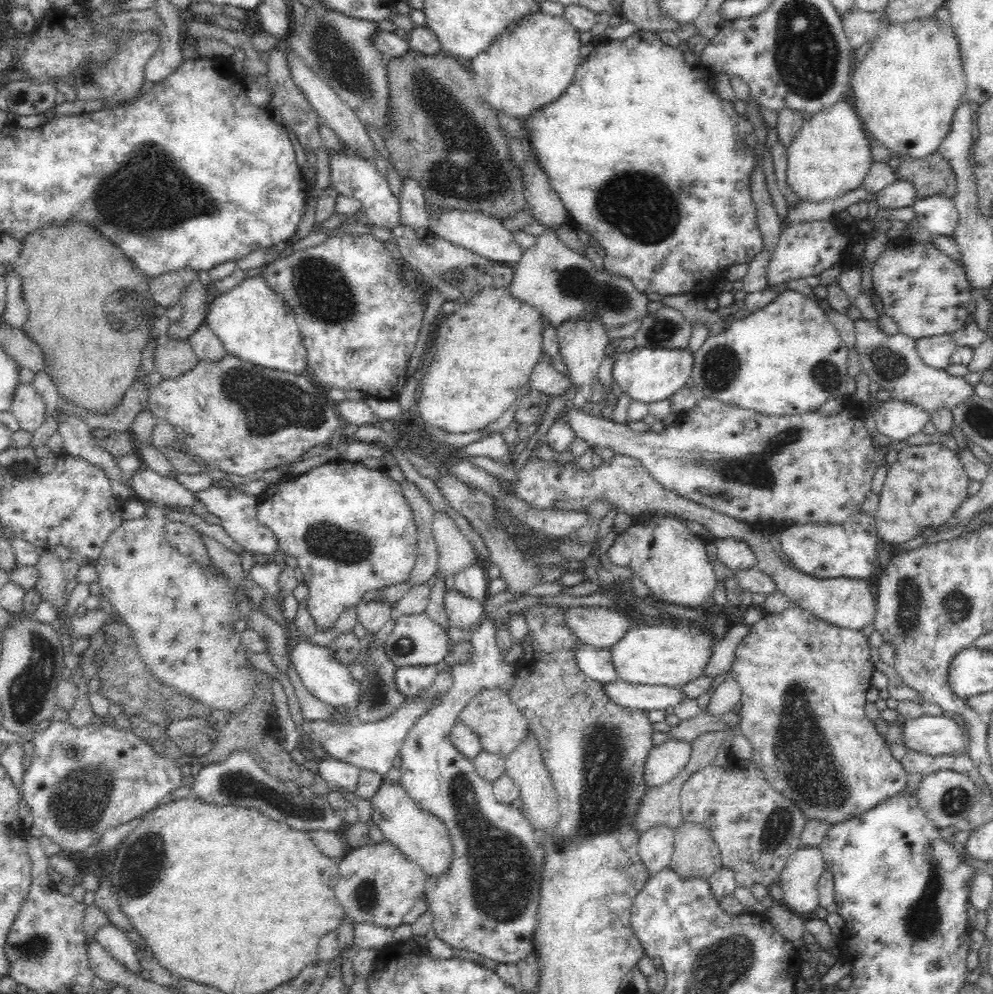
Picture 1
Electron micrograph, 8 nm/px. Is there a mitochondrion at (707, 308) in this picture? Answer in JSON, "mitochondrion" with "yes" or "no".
{"mitochondrion":"no"}

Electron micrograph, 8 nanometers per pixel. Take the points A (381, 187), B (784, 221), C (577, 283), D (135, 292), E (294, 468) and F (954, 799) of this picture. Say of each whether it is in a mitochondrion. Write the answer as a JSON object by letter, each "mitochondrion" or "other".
{"A":"other","B":"other","C":"mitochondrion","D":"mitochondrion","E":"other","F":"mitochondrion"}

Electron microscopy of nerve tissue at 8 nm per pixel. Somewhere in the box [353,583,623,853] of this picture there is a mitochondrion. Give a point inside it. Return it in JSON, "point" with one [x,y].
{"point":[378,694]}

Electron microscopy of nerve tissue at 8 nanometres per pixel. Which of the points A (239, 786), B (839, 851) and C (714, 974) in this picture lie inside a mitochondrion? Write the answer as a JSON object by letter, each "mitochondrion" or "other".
{"A":"mitochondrion","B":"other","C":"mitochondrion"}

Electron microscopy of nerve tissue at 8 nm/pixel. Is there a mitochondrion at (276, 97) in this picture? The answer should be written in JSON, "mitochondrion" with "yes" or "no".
{"mitochondrion":"no"}

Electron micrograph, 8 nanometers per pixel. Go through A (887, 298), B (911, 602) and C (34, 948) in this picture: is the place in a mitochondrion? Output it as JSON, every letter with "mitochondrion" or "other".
{"A":"other","B":"mitochondrion","C":"mitochondrion"}

